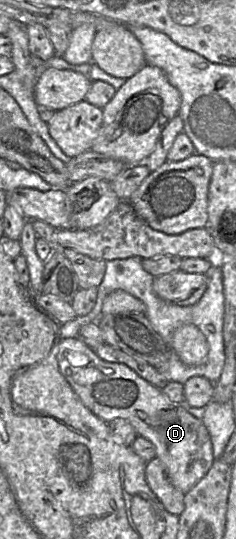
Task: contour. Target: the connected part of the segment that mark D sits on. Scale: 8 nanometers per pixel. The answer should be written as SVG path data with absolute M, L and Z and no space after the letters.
M65 338L60 341L57 353L59 370L84 405L105 422L115 418L127 420L135 429L137 435L149 440L155 447L156 457L163 463L171 484L186 494L209 471L214 459L212 443L208 430L201 419L188 413L184 404L175 404L156 387L139 376L133 369L122 363L107 362L101 359L95 351L79 338Z

